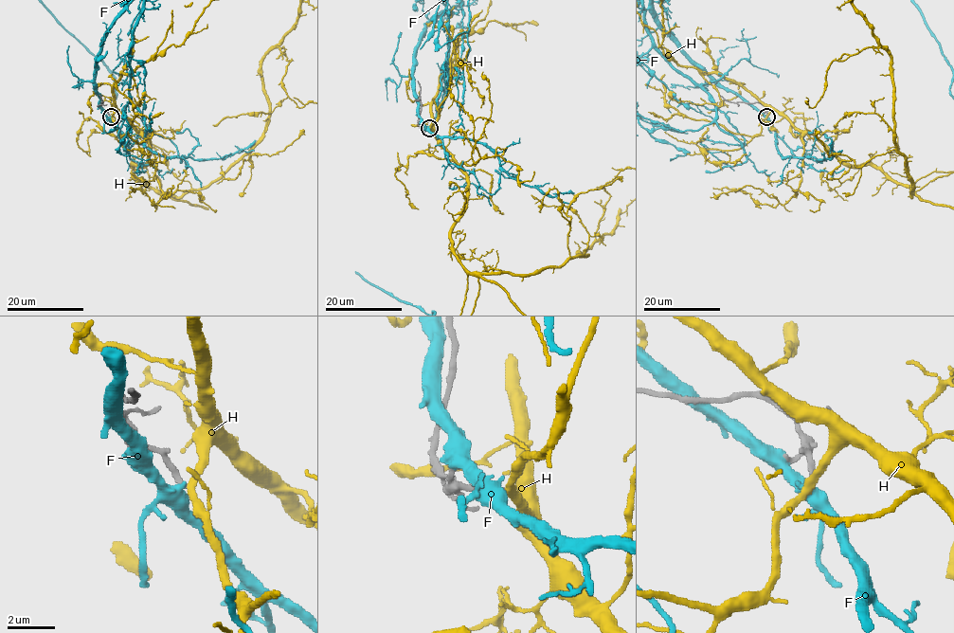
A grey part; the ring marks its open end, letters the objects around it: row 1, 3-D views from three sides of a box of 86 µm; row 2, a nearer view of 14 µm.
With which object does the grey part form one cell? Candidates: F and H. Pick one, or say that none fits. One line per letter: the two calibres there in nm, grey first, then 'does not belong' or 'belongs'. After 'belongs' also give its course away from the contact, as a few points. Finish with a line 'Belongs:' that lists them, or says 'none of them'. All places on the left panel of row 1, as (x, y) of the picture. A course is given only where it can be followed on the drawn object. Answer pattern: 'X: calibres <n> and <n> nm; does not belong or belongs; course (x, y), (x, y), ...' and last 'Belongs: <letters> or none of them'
F: calibres 260 and 400 nm; does not belong
H: calibres 240 and 320 nm; does not belong
Belongs: none of them

